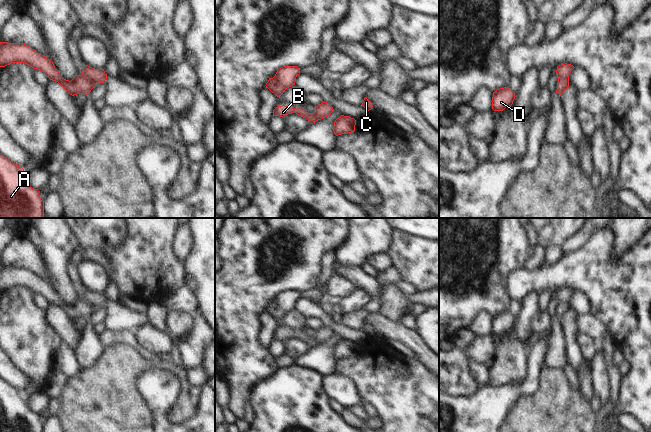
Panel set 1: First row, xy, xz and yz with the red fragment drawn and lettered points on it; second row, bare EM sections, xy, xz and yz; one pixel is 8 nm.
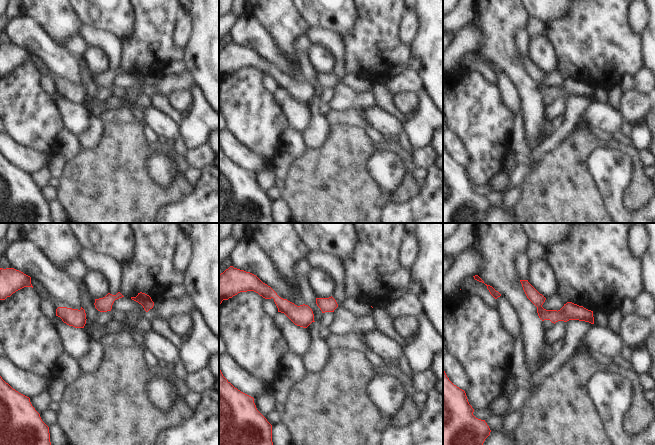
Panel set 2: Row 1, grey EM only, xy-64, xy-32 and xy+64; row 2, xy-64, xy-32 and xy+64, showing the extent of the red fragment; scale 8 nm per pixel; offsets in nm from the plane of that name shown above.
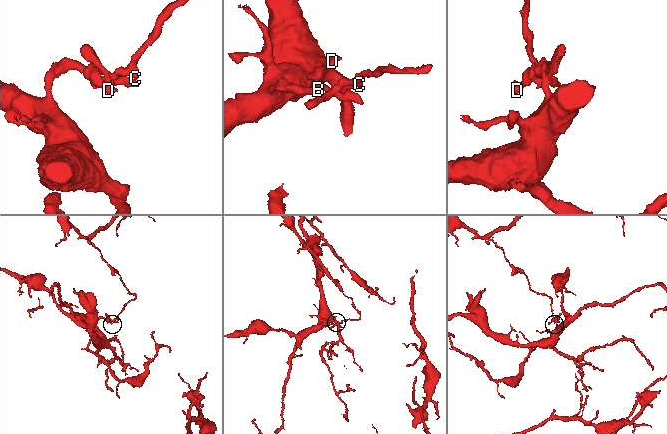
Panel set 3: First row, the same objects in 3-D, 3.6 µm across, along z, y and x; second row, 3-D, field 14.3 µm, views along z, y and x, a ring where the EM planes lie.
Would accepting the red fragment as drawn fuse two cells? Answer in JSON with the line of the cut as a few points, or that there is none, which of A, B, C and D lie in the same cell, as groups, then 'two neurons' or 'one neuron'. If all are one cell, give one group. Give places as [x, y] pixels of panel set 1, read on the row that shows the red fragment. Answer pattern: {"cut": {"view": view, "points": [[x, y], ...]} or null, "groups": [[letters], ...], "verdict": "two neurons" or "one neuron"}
{"cut": {"view": "xy", "points": [[80, 75], [97, 84]]}, "groups": [["A", "B", "D"], ["C"]], "verdict": "two neurons"}

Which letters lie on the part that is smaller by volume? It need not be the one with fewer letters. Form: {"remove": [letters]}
{"remove": ["C"]}

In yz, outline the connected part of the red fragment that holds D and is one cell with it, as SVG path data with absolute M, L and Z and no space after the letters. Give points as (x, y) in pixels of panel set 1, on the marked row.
M508 87L497 89L493 92L492 109L494 111L503 111L511 106L515 99L515 93Z

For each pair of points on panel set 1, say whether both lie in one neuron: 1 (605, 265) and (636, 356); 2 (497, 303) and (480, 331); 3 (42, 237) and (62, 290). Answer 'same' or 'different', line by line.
1: same
2: different
3: same

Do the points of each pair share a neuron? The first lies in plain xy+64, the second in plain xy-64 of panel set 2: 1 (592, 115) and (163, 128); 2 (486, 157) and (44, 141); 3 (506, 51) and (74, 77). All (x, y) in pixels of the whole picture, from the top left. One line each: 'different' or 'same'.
1: same
2: same
3: different

